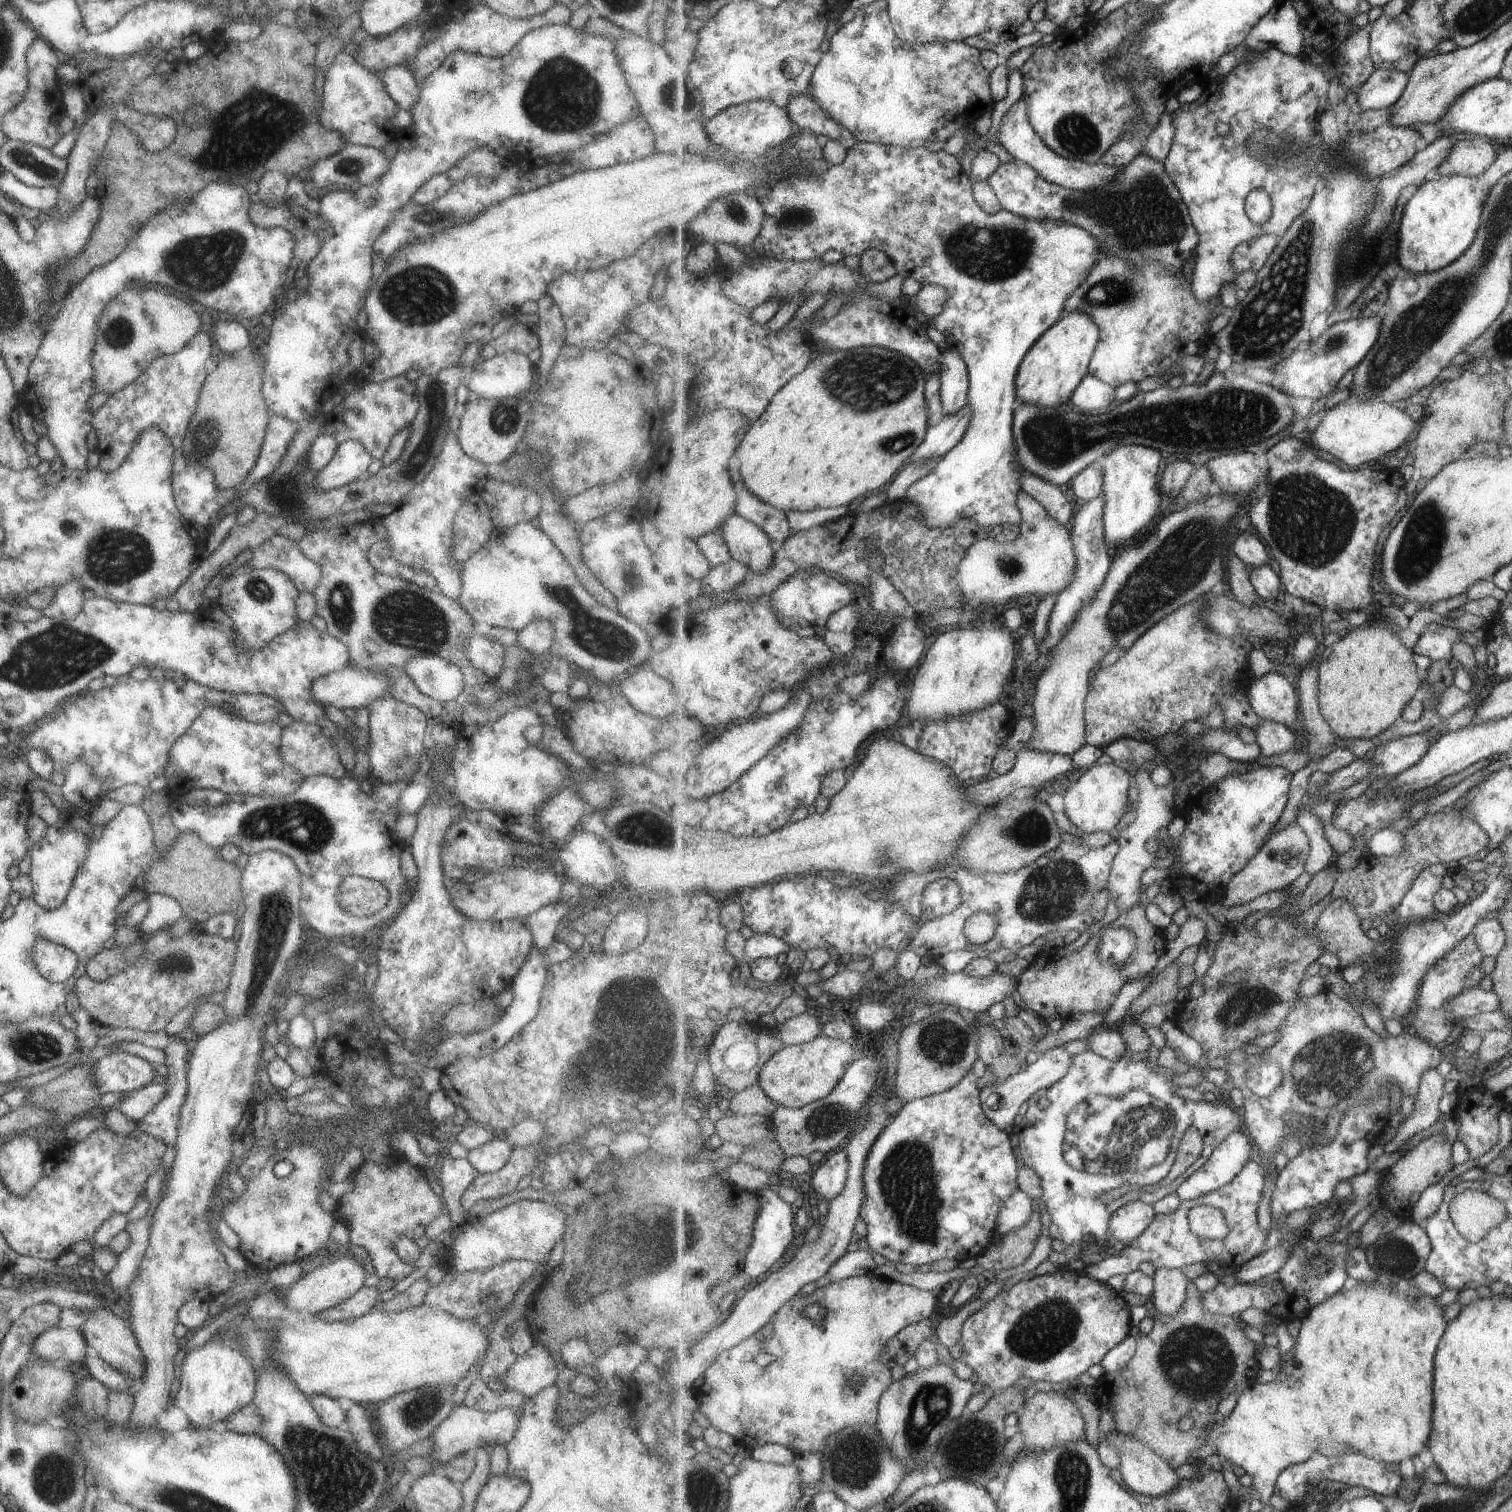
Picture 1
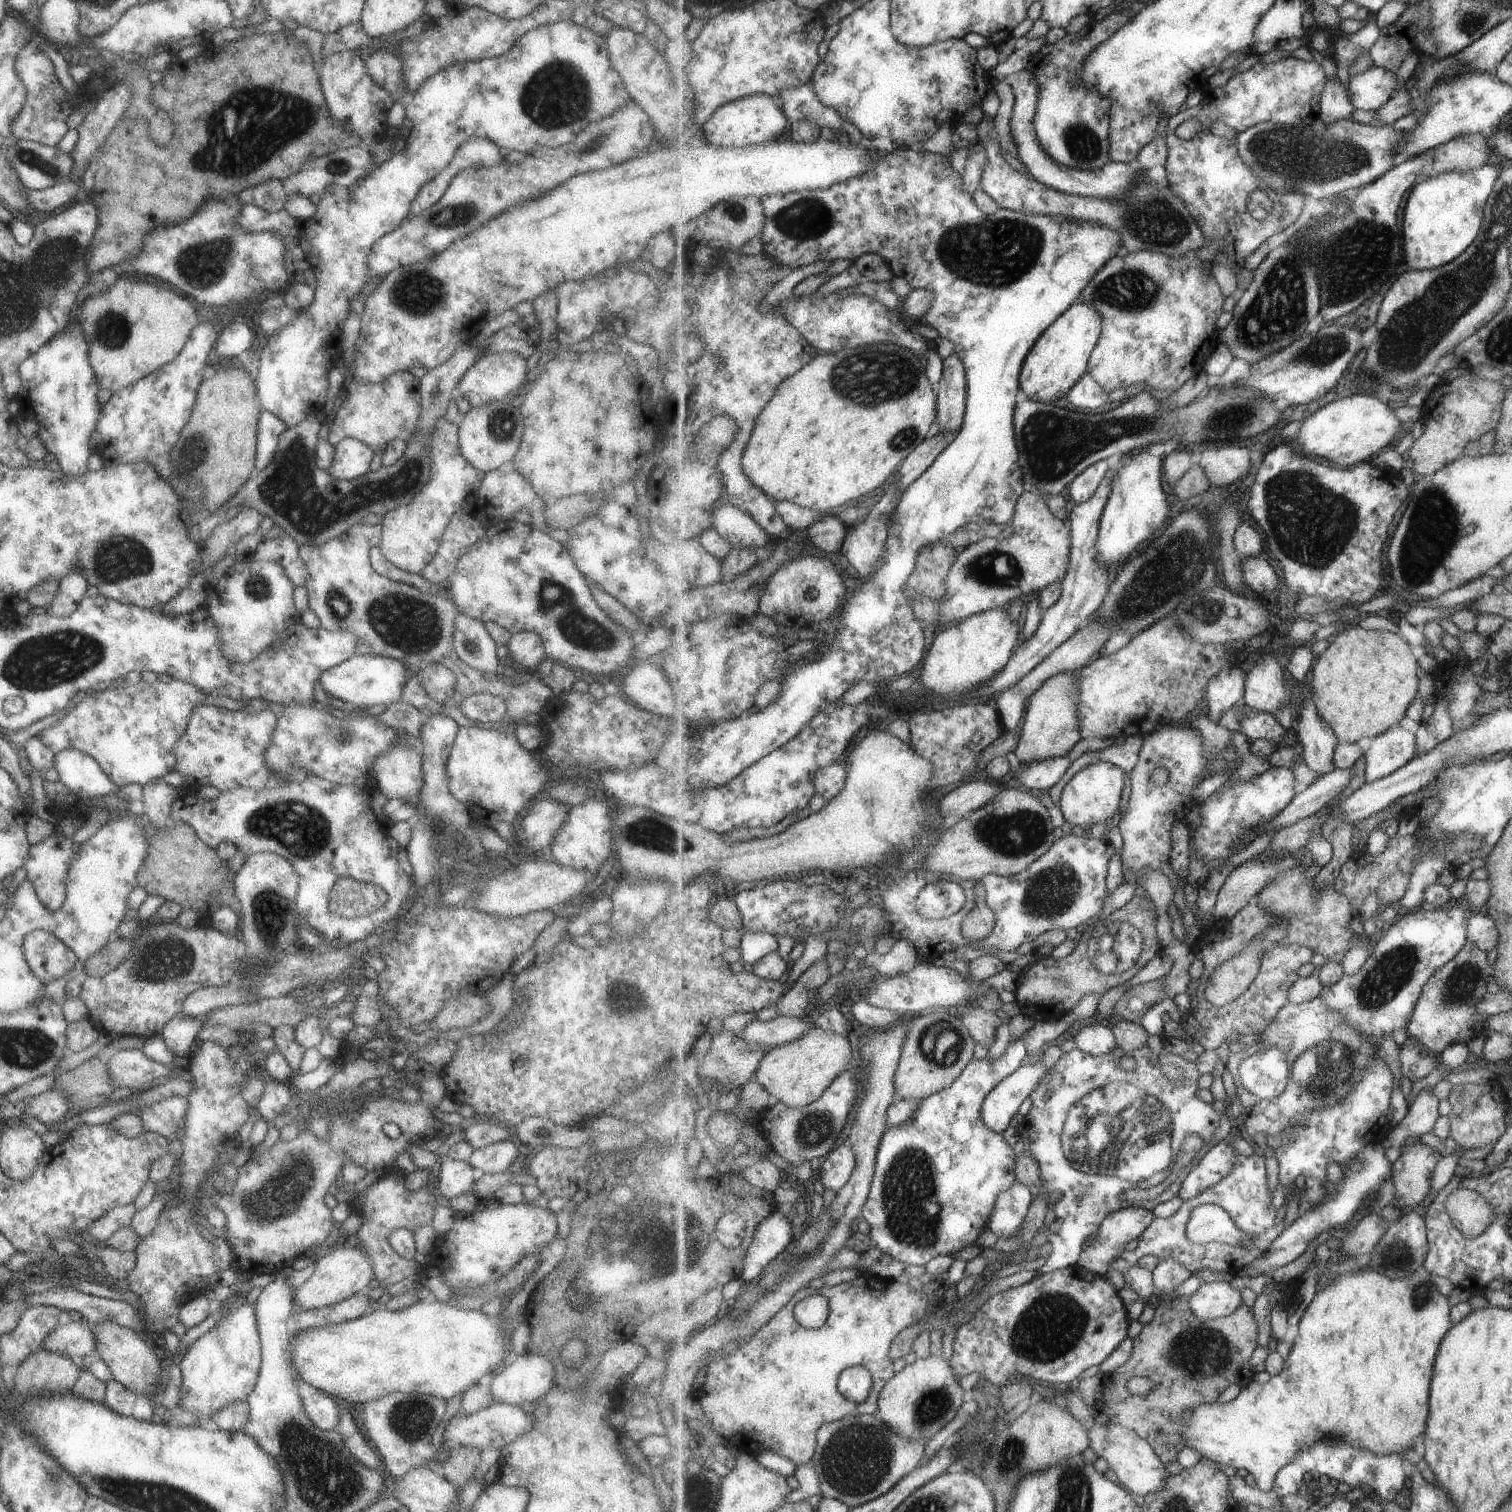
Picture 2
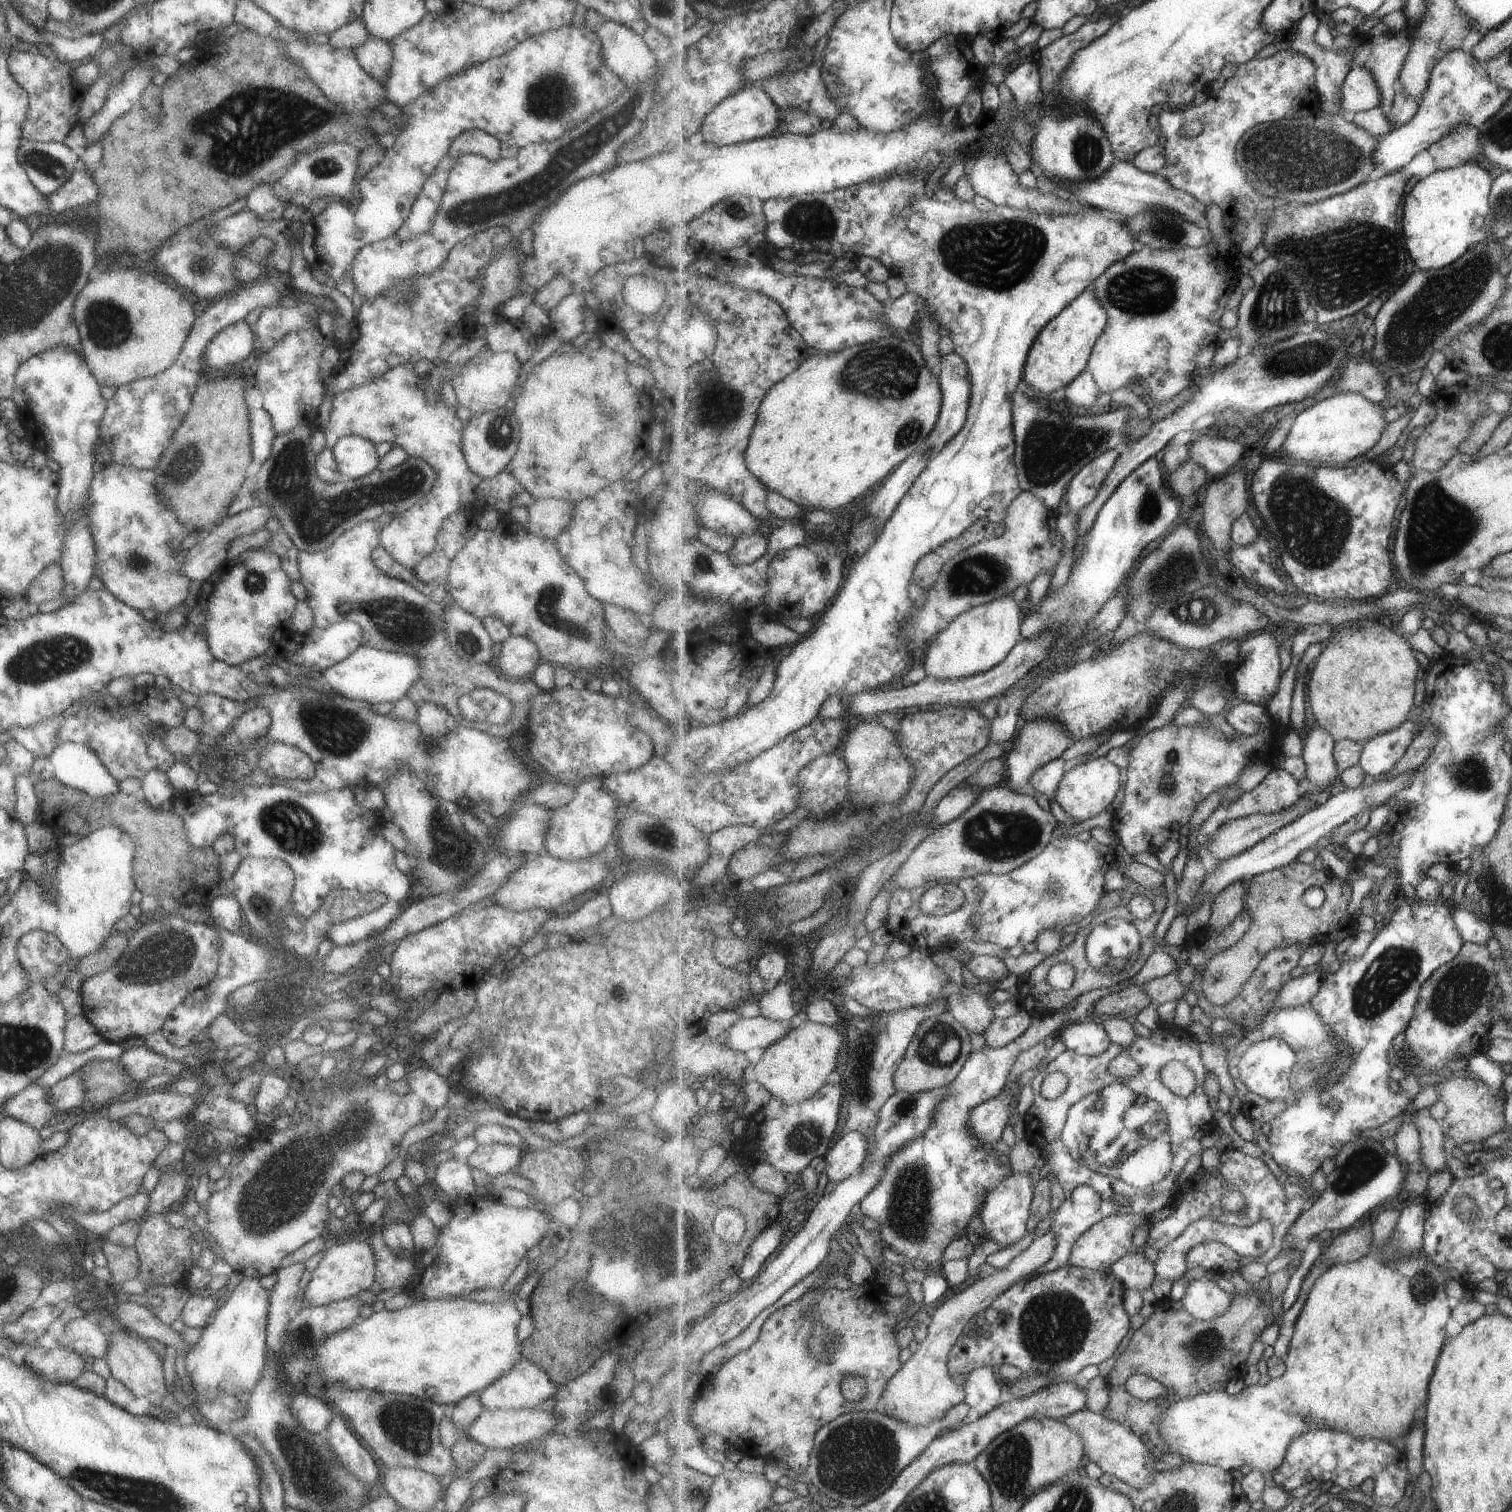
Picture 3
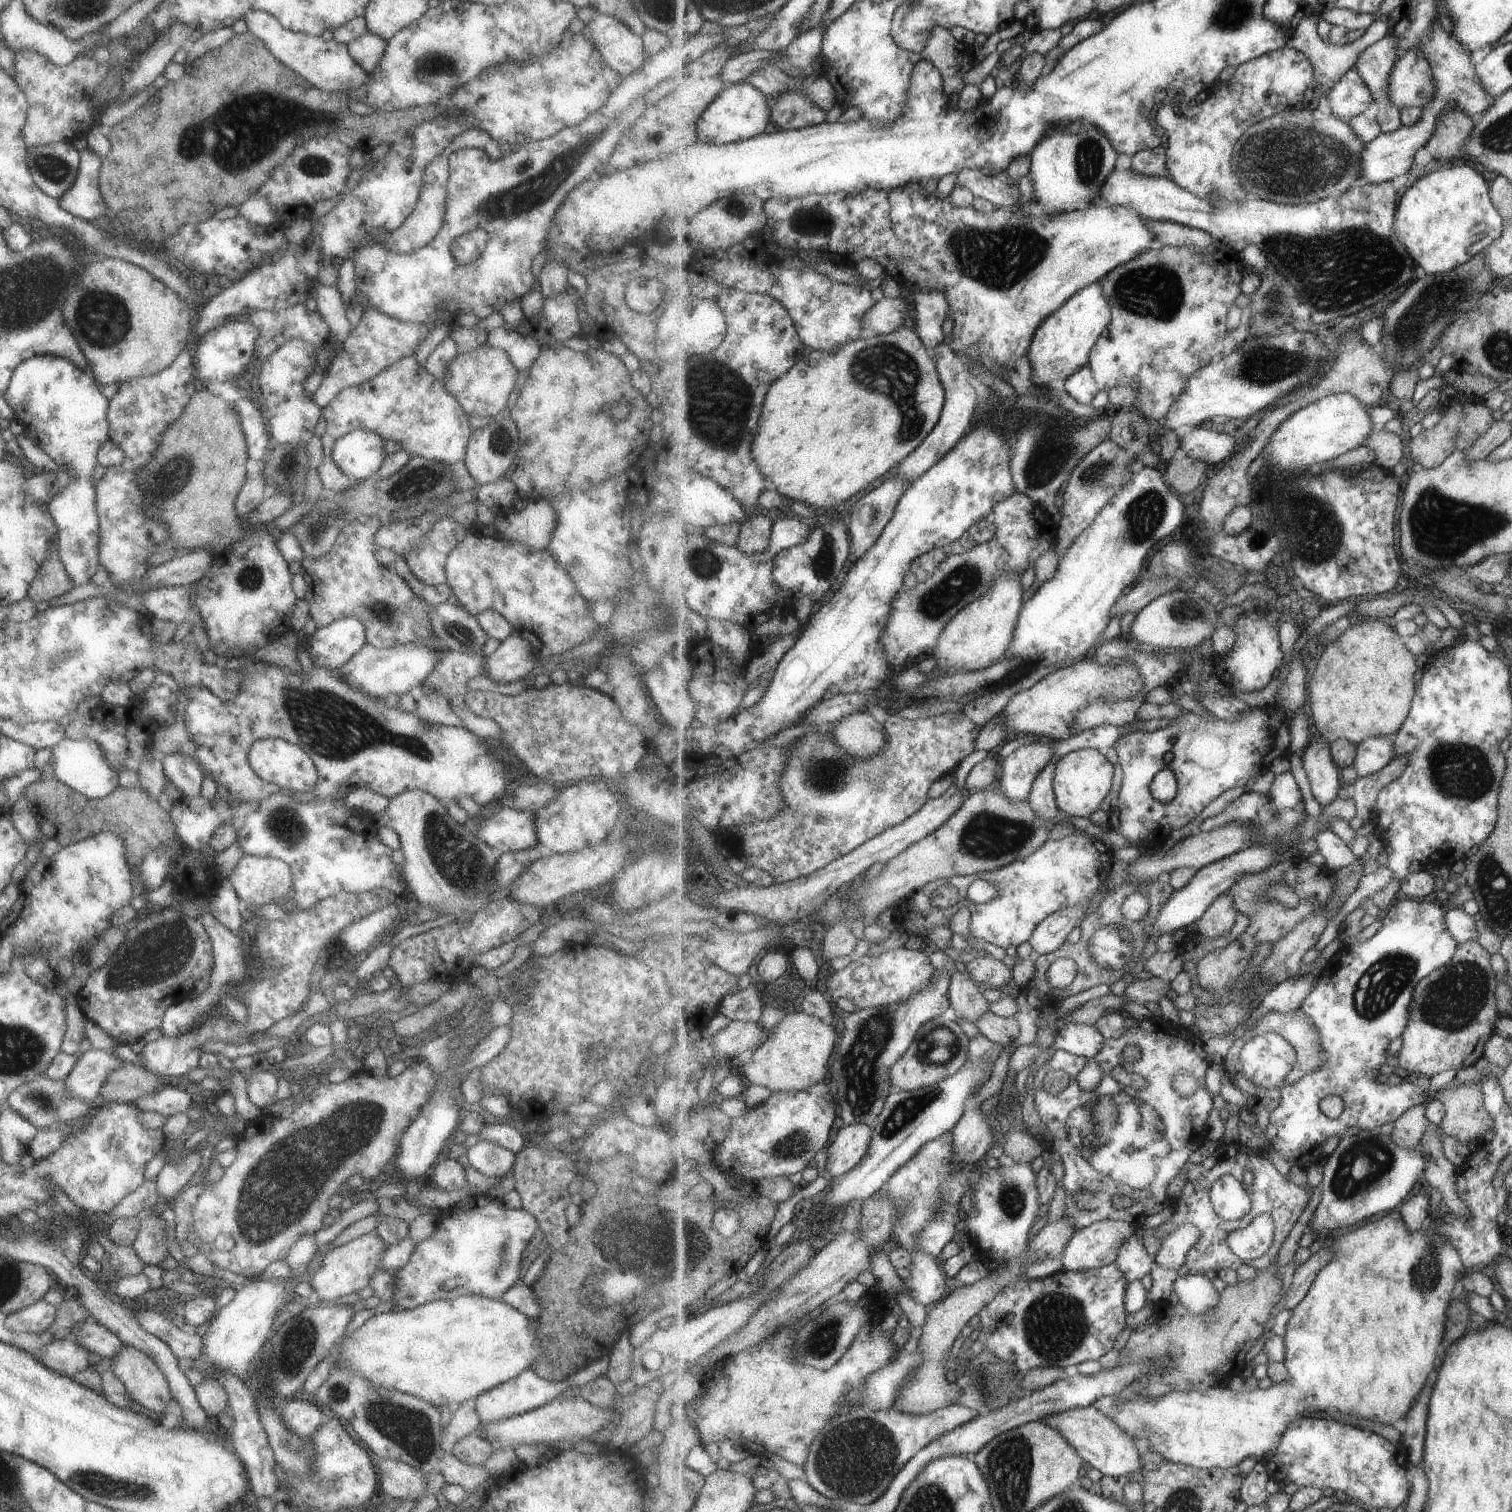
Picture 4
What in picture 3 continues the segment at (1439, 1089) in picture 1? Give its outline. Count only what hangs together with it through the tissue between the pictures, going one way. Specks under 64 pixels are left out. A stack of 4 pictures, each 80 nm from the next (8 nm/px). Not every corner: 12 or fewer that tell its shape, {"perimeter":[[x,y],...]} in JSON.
{"perimeter":[[1429,1107],[1411,1120],[1421,1137],[1421,1158],[1429,1174],[1449,1170],[1446,1134]]}

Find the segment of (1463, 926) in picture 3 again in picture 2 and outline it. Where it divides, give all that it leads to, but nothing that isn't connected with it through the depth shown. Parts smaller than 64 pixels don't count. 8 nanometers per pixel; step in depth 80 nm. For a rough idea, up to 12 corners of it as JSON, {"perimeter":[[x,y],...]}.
{"perimeter":[[1482,911],[1469,912],[1468,942],[1498,948],[1500,930]]}

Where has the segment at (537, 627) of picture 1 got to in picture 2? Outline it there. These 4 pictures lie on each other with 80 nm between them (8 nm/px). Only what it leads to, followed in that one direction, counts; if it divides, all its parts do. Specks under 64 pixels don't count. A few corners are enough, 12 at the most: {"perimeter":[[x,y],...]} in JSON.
{"perimeter":[[536,632],[512,634],[505,645],[514,669],[531,672],[545,659]]}

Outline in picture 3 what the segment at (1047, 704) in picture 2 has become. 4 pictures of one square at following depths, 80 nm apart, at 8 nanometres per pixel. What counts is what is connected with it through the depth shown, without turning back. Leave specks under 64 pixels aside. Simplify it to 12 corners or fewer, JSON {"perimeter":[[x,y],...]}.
{"perimeter":[[1057,720],[1023,723],[1006,756],[1004,785],[1049,802],[1033,772],[1073,746]]}

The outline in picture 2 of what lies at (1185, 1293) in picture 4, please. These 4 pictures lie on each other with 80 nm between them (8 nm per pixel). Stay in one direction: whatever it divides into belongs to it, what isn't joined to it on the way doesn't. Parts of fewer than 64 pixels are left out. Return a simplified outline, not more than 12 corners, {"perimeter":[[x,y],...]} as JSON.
{"perimeter":[[1207,1282],[1190,1296],[1204,1319],[1223,1319],[1245,1304],[1243,1290]]}

